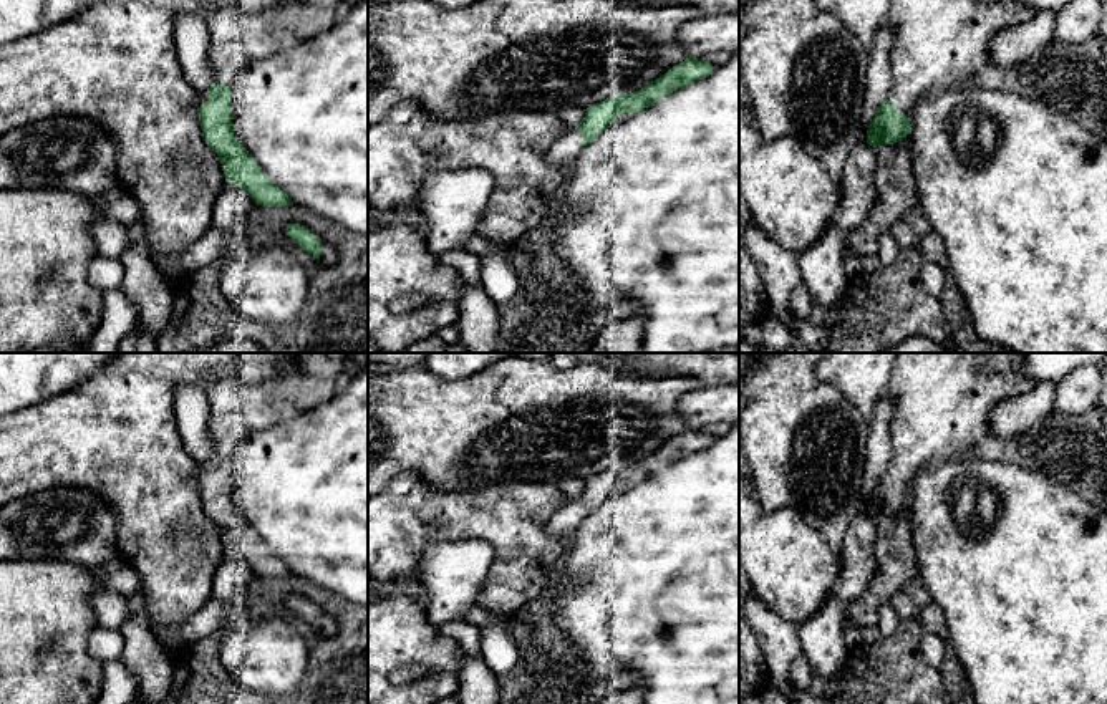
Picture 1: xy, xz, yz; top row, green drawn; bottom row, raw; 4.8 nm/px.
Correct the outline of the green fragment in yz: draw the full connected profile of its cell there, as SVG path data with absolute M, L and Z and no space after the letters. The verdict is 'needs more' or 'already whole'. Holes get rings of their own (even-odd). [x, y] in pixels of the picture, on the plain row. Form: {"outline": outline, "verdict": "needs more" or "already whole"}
{"outline": "M900 353L887 393L892 394L893 456L867 500L867 515L895 515L910 505L910 484L918 469L938 460L968 457L976 442L989 436L989 416L1004 399L1029 393L1036 383L1019 373L1024 353Z", "verdict": "needs more"}

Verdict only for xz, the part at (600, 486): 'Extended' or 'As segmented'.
Extended

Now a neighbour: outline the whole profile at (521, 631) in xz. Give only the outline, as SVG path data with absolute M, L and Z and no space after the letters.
M514 615L507 618L509 634L519 651L530 649L534 646L534 624L517 620Z

